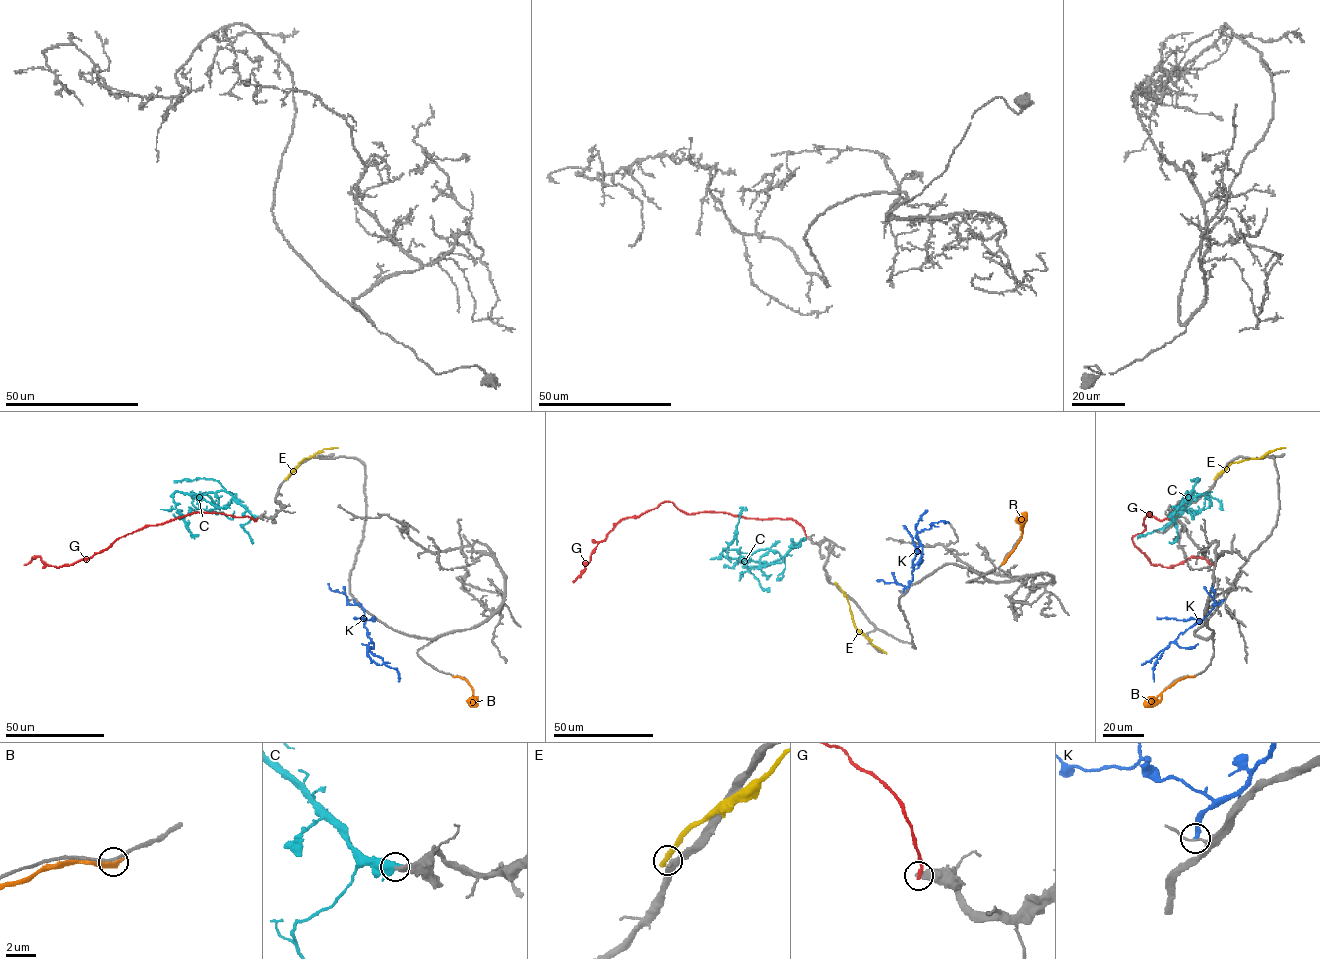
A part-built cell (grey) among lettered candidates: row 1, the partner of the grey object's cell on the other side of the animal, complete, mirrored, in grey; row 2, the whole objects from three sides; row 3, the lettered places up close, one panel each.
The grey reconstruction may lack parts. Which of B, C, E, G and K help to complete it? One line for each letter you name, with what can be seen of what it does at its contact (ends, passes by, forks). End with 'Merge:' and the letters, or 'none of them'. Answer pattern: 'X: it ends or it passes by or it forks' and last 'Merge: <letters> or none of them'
C: it ends
Merge: C

